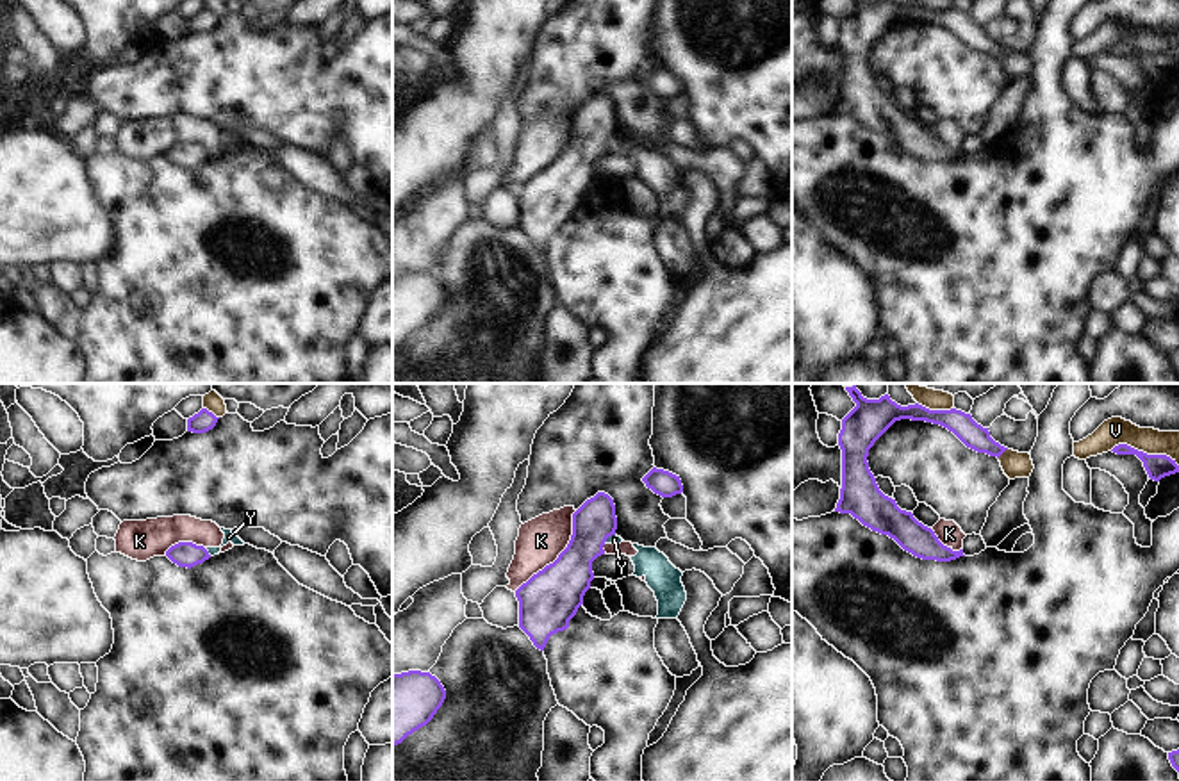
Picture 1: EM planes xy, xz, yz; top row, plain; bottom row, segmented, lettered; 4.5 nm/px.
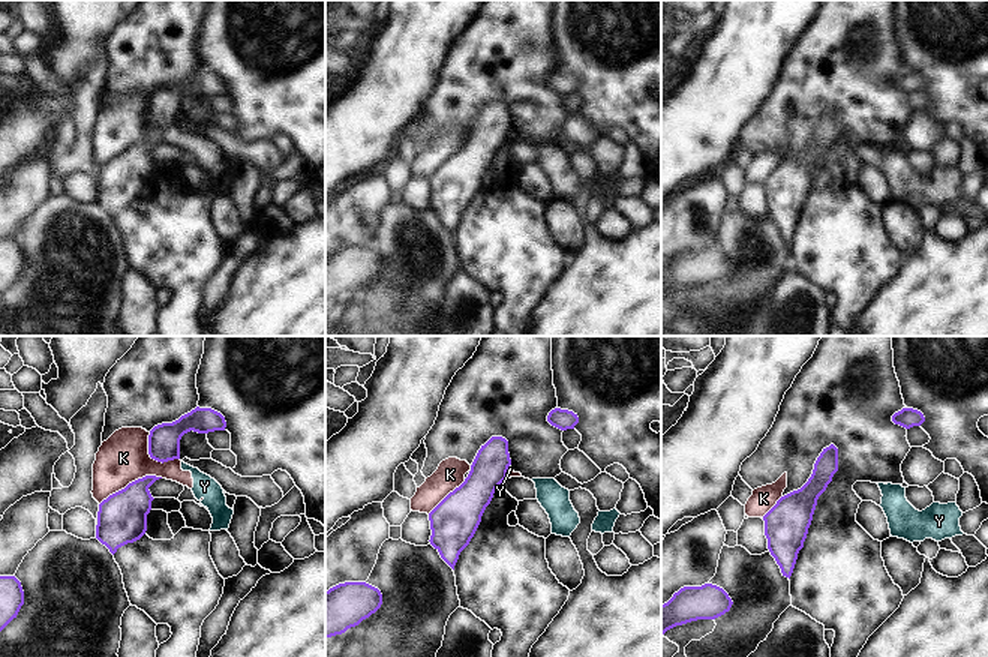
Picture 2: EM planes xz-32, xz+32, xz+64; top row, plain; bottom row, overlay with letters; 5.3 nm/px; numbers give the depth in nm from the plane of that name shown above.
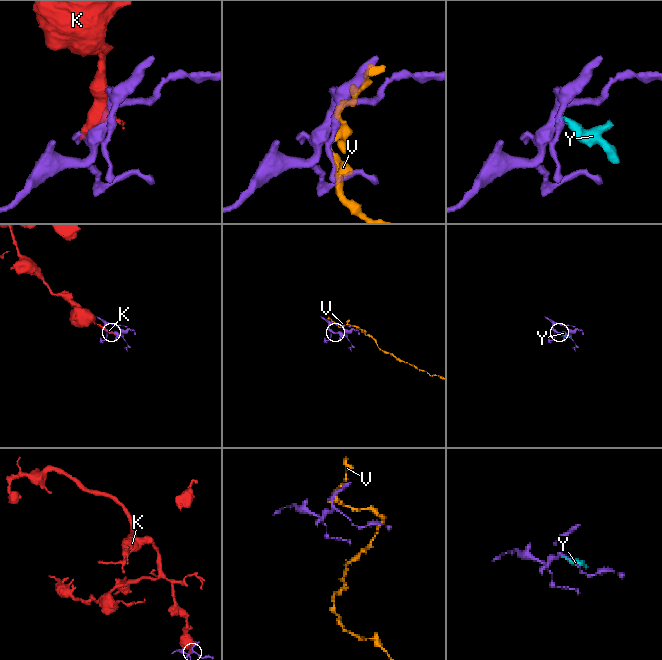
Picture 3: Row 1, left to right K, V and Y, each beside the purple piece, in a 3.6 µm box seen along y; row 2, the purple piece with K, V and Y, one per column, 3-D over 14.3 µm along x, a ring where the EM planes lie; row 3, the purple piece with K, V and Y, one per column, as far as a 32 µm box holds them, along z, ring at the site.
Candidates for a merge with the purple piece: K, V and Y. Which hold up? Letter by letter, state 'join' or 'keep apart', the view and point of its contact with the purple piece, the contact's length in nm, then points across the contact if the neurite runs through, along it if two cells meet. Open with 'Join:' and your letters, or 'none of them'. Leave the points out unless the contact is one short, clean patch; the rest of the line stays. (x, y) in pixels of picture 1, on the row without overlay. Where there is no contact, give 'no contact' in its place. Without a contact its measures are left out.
Join: none of them
K: keep apart | xz (559, 156) | 460 nm
V: keep apart | yz (1142, 52) | 320 nm
Y: keep apart | xy (207, 152) | 50 nm | along xy (204, 148), (211, 156)

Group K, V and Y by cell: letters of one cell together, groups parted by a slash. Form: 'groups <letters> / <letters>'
groups K Y / V

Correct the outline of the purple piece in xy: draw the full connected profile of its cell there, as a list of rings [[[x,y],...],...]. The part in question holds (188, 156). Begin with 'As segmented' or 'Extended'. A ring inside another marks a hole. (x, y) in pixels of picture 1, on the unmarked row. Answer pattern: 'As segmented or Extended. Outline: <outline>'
As segmented. Outline: [[[178,143],[166,152],[166,157],[178,168],[194,168],[210,159],[209,152],[203,146],[193,143]]]

